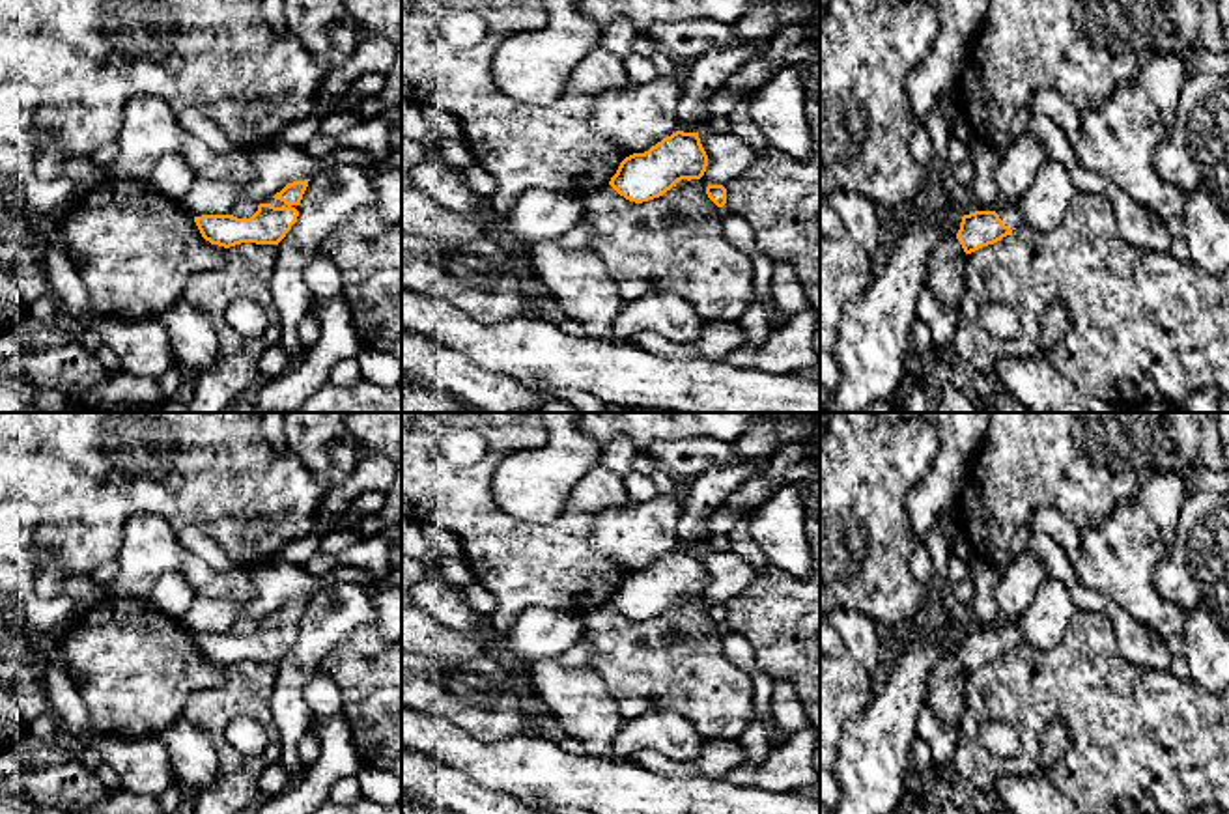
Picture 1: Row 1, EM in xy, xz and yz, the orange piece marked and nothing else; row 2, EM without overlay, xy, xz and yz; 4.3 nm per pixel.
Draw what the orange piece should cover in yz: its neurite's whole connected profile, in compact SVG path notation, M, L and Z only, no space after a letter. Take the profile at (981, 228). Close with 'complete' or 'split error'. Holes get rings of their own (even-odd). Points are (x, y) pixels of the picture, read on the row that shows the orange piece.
M1018 202L1009 204L999 213L975 211L962 217L956 239L964 252L971 254L1010 235L1020 224L1024 224L1024 217Z | split error

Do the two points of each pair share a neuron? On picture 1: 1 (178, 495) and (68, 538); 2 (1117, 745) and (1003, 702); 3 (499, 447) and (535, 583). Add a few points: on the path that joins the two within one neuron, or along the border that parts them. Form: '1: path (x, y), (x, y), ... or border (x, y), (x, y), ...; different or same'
1: path (150, 495), (111, 495), (96, 510); same
2: path (1089, 717), (1074, 702), (1031, 702); same
3: path (480, 480), (480, 523), (503, 549); same

